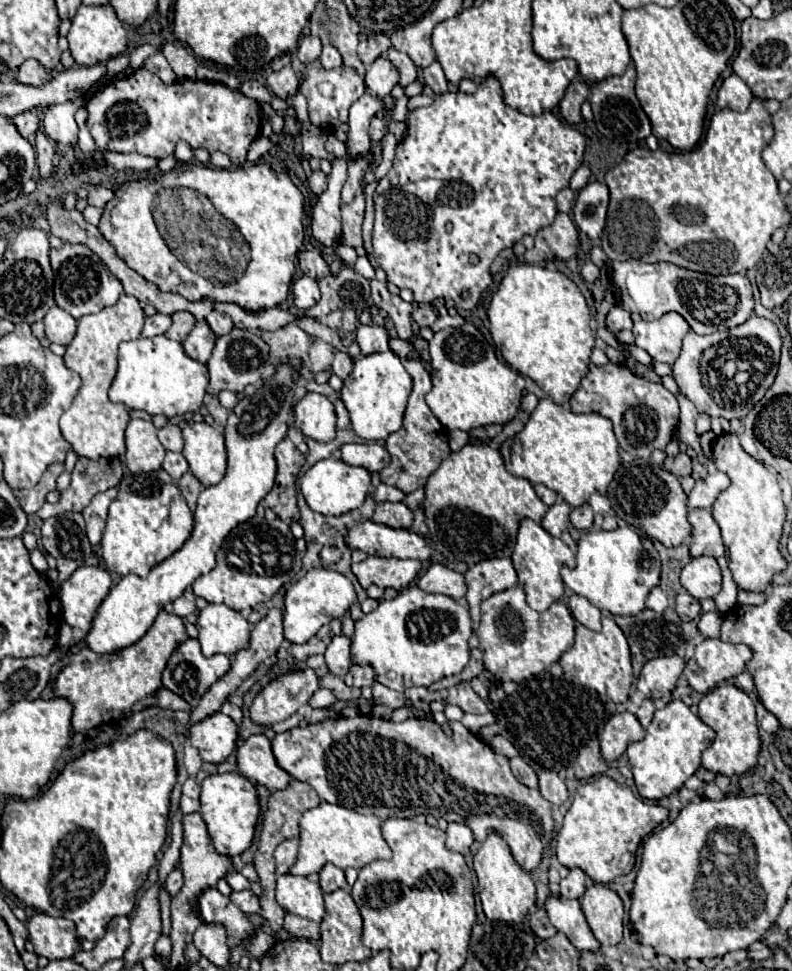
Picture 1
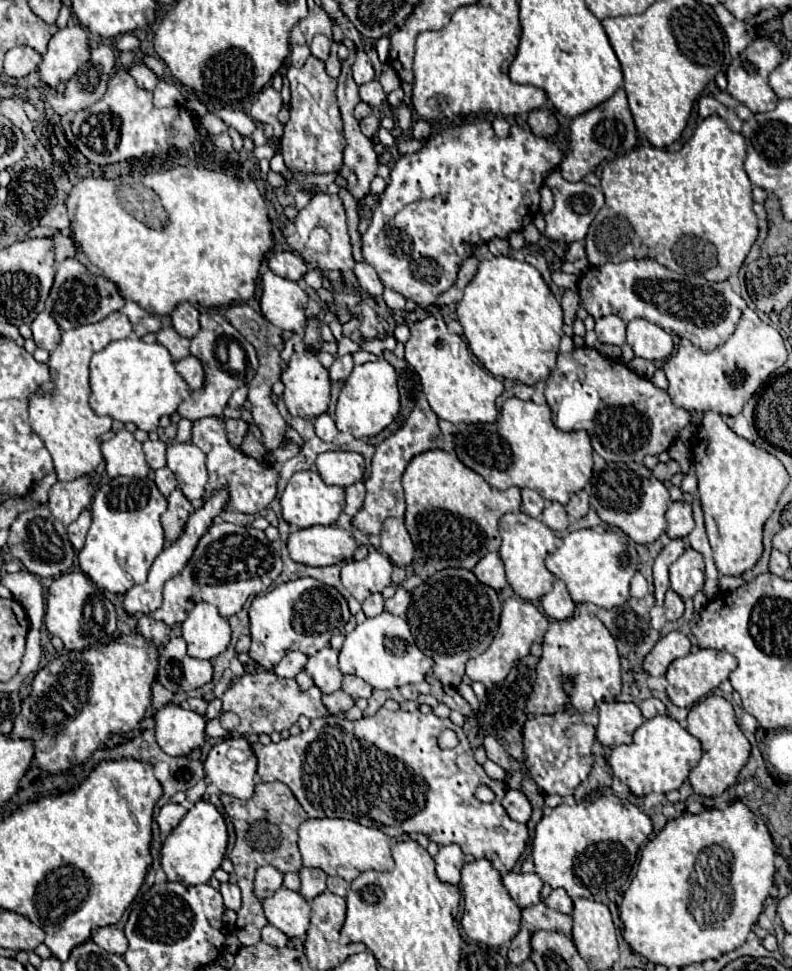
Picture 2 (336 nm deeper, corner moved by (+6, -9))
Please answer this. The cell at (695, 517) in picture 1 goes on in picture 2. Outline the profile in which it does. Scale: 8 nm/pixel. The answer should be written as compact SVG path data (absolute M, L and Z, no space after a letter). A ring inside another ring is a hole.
M676 538L670 540L664 550L658 554L656 562L654 562L654 596L656 596L656 604L662 606L664 602L664 594L670 586L668 582L668 568L672 566L672 562L678 560L678 556L686 550L686 540L684 538Z

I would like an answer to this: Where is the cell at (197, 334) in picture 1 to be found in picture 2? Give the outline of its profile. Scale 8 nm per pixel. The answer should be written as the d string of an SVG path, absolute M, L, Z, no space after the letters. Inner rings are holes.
M188 356L188 358L184 358L184 360L178 360L178 362L176 362L176 372L188 382L190 390L202 388L204 370L202 370L200 360L196 360L194 356Z

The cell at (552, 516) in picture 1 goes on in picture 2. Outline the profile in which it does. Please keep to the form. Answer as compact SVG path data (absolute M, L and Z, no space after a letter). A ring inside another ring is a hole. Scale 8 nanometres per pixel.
M546 502L546 508L542 512L542 522L552 528L554 532L564 532L568 526L568 514L562 504L558 502Z

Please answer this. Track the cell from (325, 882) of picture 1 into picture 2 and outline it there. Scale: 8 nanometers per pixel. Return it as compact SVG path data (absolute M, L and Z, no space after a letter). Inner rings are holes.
M300 868L300 878L302 878L300 894L308 902L326 890L326 878L328 876L318 868Z

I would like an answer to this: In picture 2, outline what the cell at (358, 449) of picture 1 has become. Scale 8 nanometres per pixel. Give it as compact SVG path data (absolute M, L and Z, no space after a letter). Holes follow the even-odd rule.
M322 452L316 460L316 468L326 484L350 486L364 476L364 458L356 452Z

